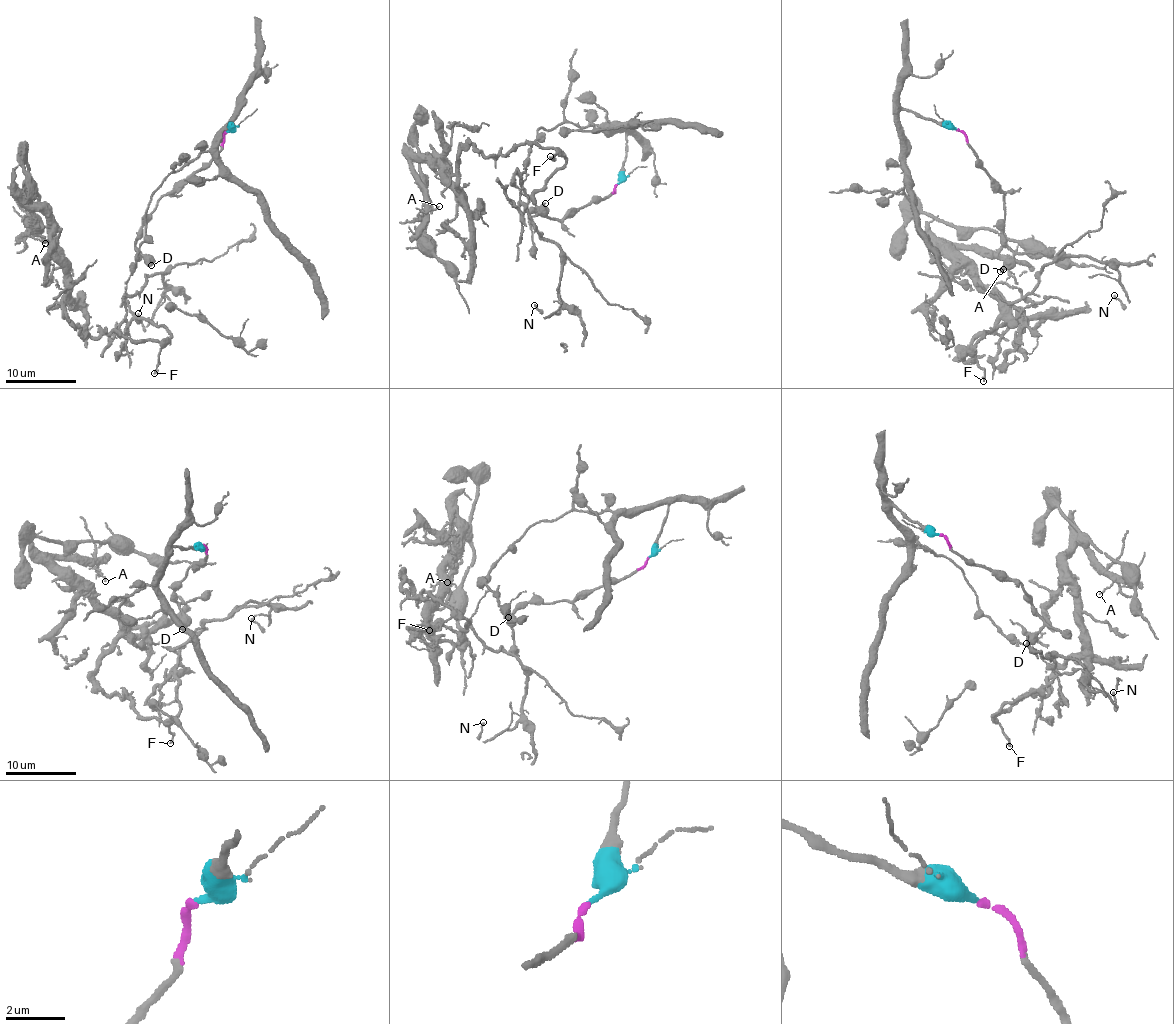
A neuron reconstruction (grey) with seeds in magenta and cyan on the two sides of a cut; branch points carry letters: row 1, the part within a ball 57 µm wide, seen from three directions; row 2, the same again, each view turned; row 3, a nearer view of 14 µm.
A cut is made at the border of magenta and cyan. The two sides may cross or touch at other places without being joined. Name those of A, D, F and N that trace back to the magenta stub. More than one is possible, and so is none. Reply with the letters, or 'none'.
D

